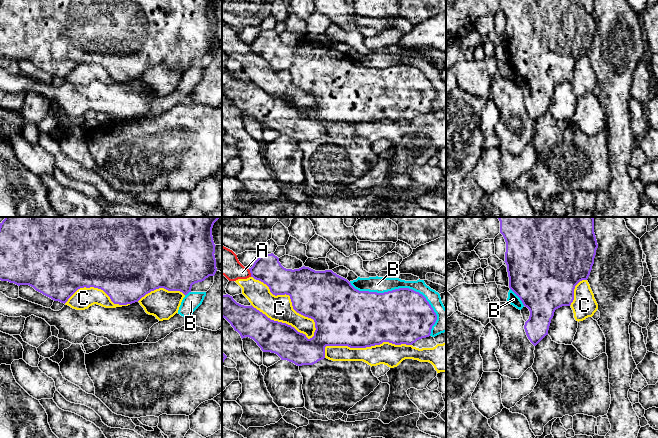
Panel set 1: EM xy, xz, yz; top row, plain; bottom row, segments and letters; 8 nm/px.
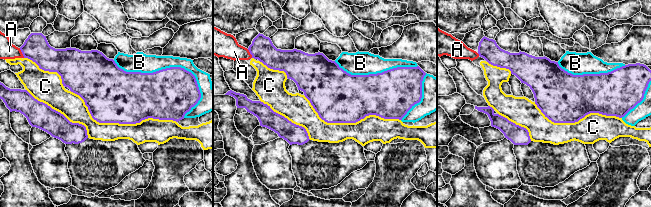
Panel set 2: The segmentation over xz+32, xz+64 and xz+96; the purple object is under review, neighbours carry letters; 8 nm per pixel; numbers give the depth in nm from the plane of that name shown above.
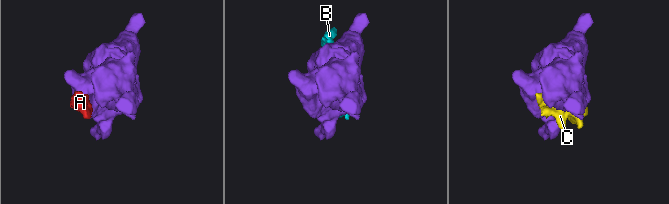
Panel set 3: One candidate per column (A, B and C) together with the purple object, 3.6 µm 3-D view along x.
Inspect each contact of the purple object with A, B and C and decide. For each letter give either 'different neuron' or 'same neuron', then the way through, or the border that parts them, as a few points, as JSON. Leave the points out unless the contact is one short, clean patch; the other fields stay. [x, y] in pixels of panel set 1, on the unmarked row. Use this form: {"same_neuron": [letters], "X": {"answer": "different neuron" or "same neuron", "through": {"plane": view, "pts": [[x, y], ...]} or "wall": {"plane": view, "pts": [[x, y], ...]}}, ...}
{"same_neuron": [], "A": {"answer": "different neuron", "wall": {"plane": "xz", "pts": [[248, 45], [251, 52]]}}, "B": {"answer": "different neuron"}, "C": {"answer": "different neuron"}}

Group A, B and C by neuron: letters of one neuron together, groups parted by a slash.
A C / B

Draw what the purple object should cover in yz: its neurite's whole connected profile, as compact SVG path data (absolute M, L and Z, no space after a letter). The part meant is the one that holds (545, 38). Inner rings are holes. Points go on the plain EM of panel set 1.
M500 0L506 18L509 64L530 87L524 105L536 122L548 111L556 85L570 82L575 62L587 56L598 24L594 0Z

